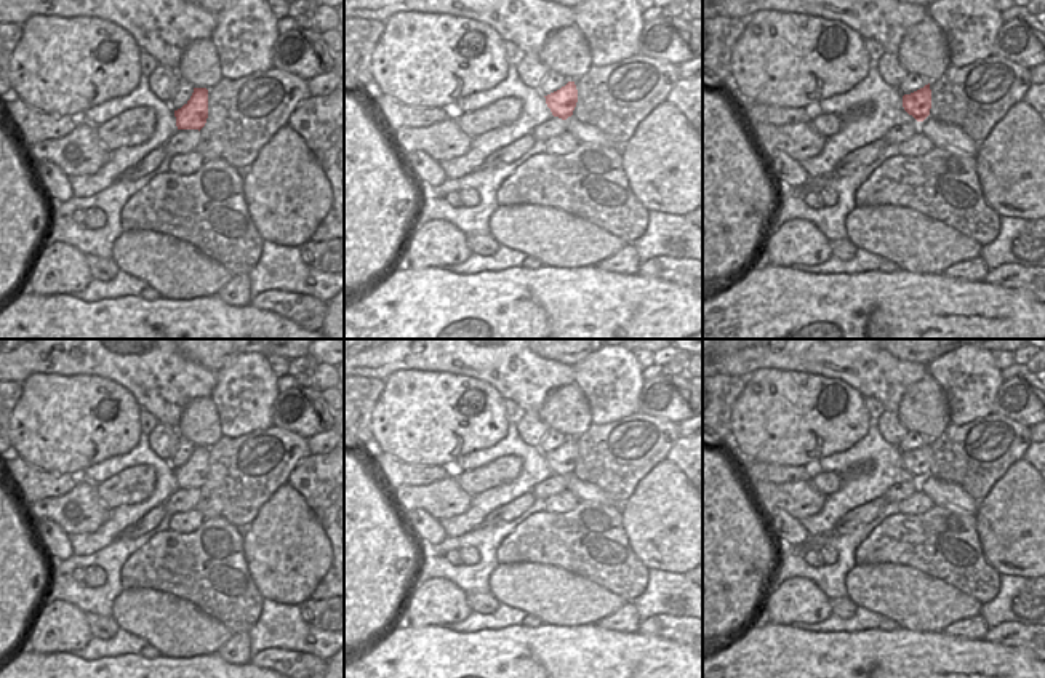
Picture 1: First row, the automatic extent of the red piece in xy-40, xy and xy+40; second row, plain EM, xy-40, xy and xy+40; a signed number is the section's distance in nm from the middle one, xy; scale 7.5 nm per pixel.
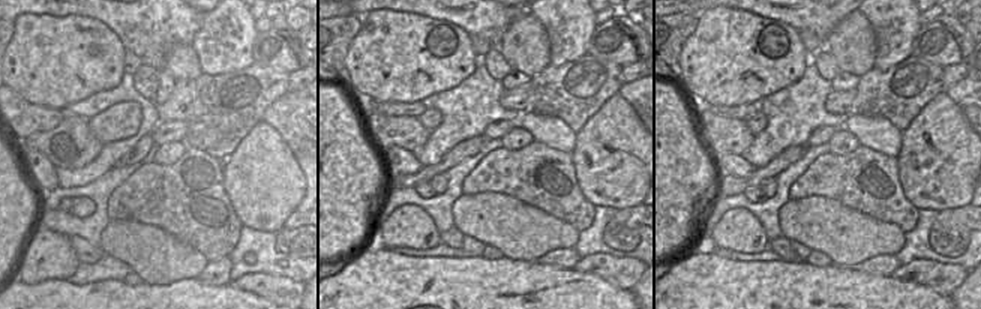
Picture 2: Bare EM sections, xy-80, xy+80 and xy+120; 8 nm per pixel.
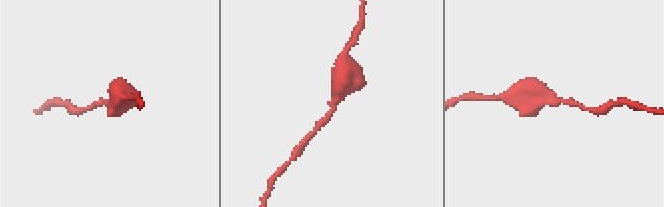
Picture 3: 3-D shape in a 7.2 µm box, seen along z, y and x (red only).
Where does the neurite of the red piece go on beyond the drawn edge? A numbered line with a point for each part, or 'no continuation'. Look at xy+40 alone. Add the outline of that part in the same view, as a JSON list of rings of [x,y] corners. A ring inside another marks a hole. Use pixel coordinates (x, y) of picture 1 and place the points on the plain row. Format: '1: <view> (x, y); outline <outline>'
no continuation

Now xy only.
no continuation

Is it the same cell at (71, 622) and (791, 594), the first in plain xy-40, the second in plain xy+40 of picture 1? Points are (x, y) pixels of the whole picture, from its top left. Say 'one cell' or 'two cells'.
one cell

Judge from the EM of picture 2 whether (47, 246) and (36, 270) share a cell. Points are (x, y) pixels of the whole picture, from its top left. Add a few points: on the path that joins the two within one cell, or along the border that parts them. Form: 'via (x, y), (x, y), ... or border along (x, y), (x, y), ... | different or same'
via (47, 252), (41, 264) | same

